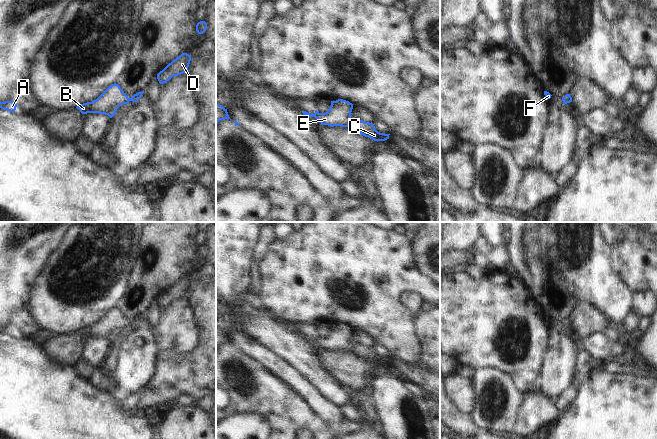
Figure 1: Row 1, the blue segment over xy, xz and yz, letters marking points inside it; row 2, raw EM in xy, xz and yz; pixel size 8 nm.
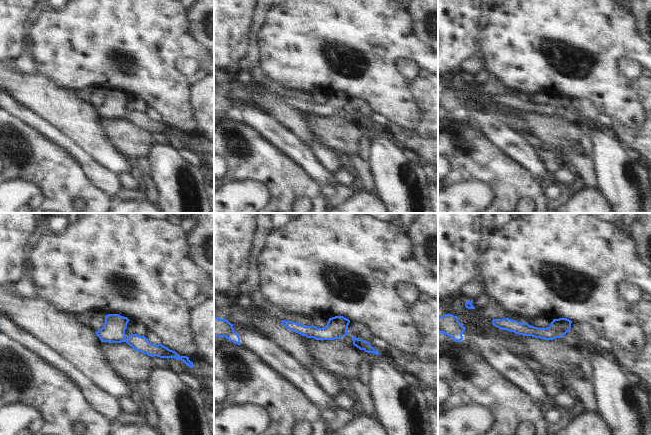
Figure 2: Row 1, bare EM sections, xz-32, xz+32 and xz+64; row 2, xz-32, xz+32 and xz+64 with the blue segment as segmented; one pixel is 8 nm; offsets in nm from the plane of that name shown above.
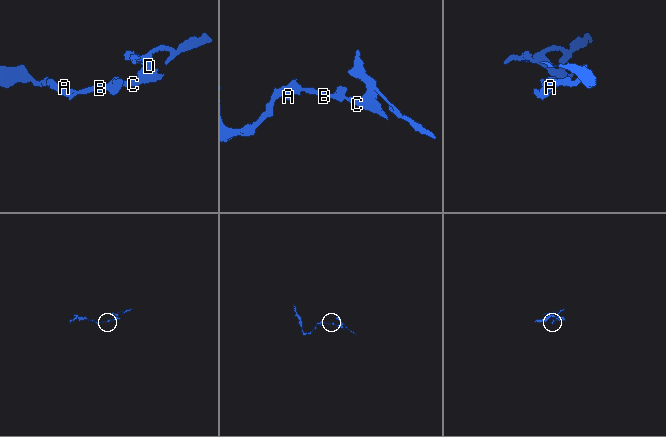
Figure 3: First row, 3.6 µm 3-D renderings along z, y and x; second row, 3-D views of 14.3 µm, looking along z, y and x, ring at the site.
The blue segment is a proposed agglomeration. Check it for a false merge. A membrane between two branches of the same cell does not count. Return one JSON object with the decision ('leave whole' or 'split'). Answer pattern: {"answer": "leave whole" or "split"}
{"answer": "leave whole"}

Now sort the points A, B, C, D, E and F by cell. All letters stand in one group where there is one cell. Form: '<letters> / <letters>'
A B C D E F

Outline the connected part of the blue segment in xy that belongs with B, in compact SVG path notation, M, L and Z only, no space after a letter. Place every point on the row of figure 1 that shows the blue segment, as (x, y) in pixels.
M116 83L109 86L96 100L80 104L76 108L82 114L99 113L112 118L120 105L128 104L130 101L137 102L144 91L134 94L129 98Z

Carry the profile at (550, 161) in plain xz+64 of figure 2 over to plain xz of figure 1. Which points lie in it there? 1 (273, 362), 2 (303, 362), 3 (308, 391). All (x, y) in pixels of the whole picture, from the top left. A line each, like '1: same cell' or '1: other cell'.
1: other cell
2: same cell
3: other cell

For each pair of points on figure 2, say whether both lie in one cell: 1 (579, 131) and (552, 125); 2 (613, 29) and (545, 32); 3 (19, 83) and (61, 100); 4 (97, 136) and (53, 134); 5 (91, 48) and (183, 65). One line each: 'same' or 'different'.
1: same
2: same
3: same
4: different
5: different

